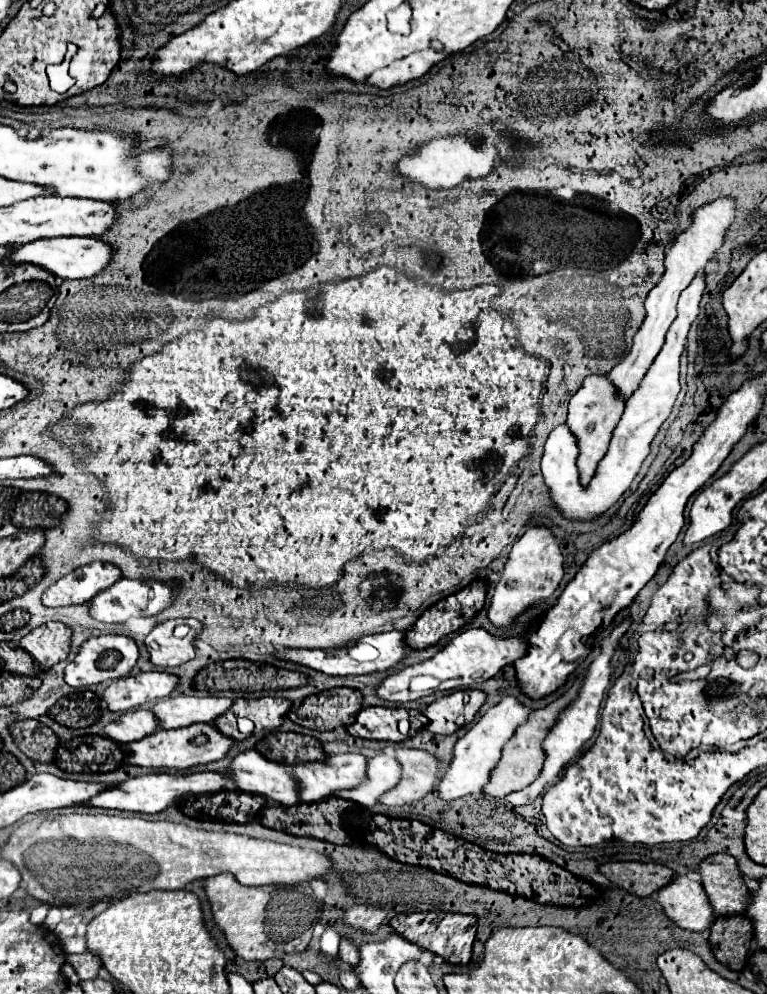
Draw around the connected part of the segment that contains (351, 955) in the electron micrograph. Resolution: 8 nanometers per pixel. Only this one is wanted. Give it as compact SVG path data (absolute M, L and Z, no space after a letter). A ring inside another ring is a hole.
M350 938L340 940L340 958L352 966L358 962L358 948L356 948L354 940L350 940Z

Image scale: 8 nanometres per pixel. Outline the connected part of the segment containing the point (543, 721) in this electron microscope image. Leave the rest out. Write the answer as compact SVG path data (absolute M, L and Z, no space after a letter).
M582 672L582 674L578 674L578 676L574 678L574 684L572 684L572 688L570 688L566 694L562 694L558 700L554 700L554 702L548 704L546 708L540 708L540 710L536 710L534 714L530 714L528 722L516 730L514 738L510 738L508 744L504 746L502 758L500 758L496 770L492 772L492 778L490 778L488 786L484 786L484 792L486 792L486 794L490 794L490 796L494 796L494 798L504 798L508 792L522 790L522 788L526 788L528 784L532 784L532 782L540 776L542 766L544 766L544 758L546 758L546 752L544 752L544 748L542 748L542 742L544 742L546 734L550 732L550 728L556 724L560 712L562 712L564 708L568 708L568 706L576 700L576 696L578 696L578 692L580 692L580 688L582 688L582 684L584 684L584 674L586 674L586 672Z

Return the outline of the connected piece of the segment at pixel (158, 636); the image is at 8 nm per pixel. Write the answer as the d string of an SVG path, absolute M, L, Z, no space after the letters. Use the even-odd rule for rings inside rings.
M196 618L160 622L144 640L150 652L150 662L156 666L168 668L168 666L180 666L192 660L196 656L194 640L202 628L204 624ZM180 628L186 628L186 634L178 632Z

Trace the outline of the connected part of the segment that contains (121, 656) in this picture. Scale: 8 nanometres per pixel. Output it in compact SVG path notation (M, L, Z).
M106 634L106 636L92 636L88 638L76 658L66 666L64 670L64 680L70 686L86 686L86 684L100 684L106 680L118 680L126 676L138 662L140 652L138 644L122 634Z

